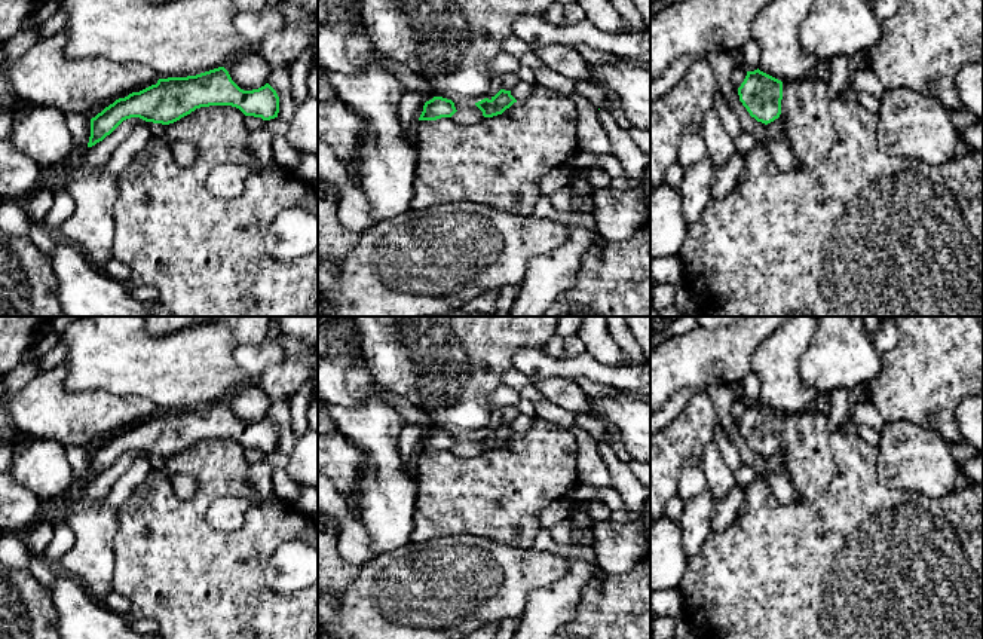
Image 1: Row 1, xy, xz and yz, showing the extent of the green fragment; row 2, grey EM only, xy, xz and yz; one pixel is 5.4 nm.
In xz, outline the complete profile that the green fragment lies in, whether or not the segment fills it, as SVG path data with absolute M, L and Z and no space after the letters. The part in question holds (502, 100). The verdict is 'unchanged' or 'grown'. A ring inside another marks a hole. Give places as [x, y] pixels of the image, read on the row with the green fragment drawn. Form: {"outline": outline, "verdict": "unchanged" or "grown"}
{"outline": "M500 89L494 97L484 98L475 106L483 111L484 117L493 117L502 114L506 108L509 108L517 100L511 95L511 91Z", "verdict": "unchanged"}

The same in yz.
{"outline": "M747 71L738 88L739 101L751 117L765 125L781 114L783 82L760 71Z", "verdict": "unchanged"}

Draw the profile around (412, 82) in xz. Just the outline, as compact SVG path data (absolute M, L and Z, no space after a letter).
M377 49L374 51L374 55L377 55L382 61L383 65L393 74L398 77L398 80L402 83L404 86L404 94L407 92L416 92L420 94L426 101L432 100L435 97L431 85L420 76L411 73L410 70L407 70L402 64L399 64L398 61L389 59L386 58L383 53L380 53Z

